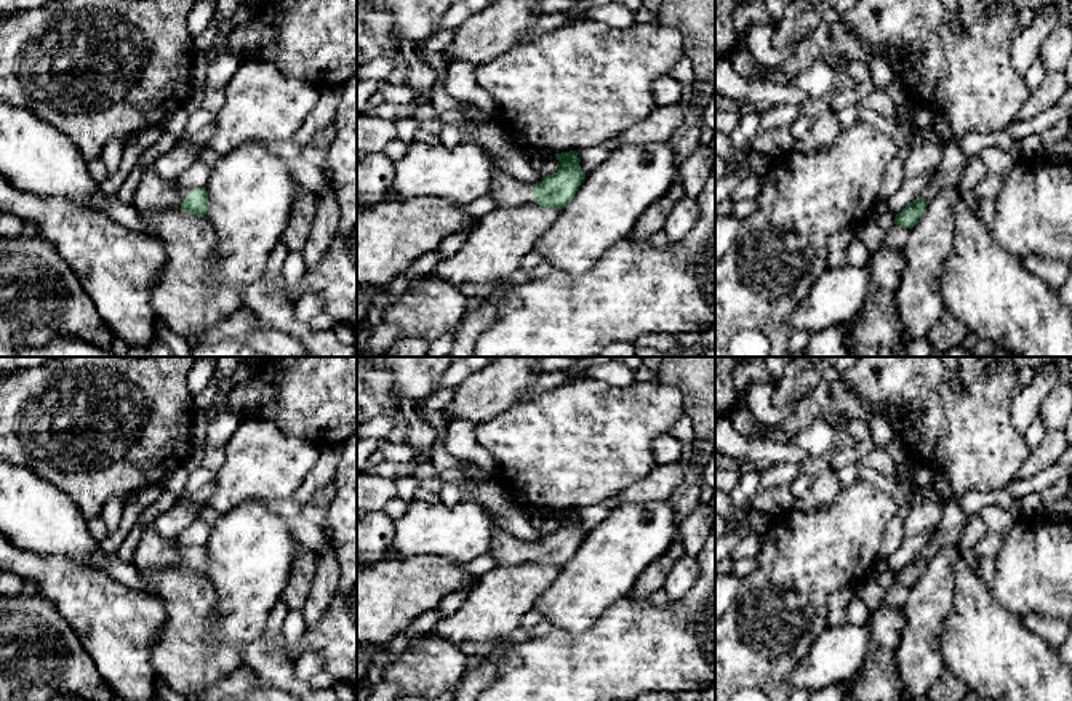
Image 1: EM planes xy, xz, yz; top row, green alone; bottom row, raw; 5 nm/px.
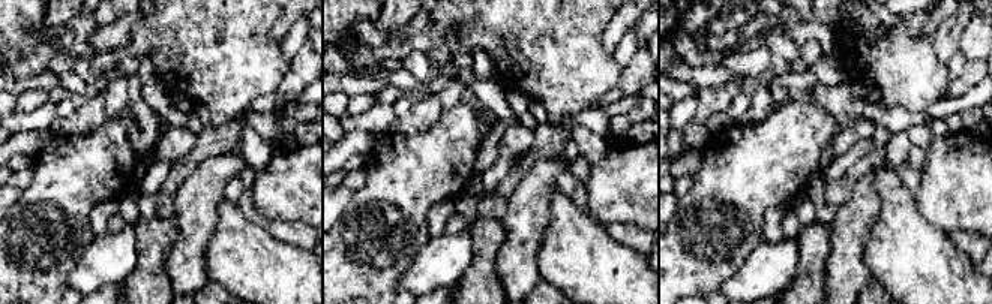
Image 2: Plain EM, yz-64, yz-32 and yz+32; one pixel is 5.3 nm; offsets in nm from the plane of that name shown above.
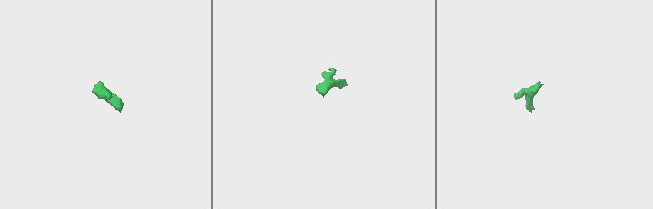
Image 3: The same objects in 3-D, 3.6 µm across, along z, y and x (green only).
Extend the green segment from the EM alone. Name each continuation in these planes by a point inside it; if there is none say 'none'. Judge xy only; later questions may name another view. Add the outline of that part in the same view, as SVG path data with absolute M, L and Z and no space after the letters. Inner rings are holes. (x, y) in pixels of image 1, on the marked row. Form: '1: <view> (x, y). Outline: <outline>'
1: xy (154, 194). Outline: M147 170L136 189L131 205L141 214L154 214L166 210L181 210L181 202L194 187L181 187L176 181L165 181L155 171Z

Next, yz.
1: yz (954, 160). Outline: M944 142L941 163L918 195L930 203L944 187L958 186L970 157L957 144Z

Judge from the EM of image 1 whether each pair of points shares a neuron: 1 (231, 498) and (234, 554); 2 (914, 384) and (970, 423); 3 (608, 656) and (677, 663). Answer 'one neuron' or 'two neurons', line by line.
1: two neurons
2: one neuron
3: one neuron

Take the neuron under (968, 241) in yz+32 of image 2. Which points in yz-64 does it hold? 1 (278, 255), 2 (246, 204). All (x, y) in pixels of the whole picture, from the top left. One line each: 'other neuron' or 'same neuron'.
1: other neuron
2: same neuron

